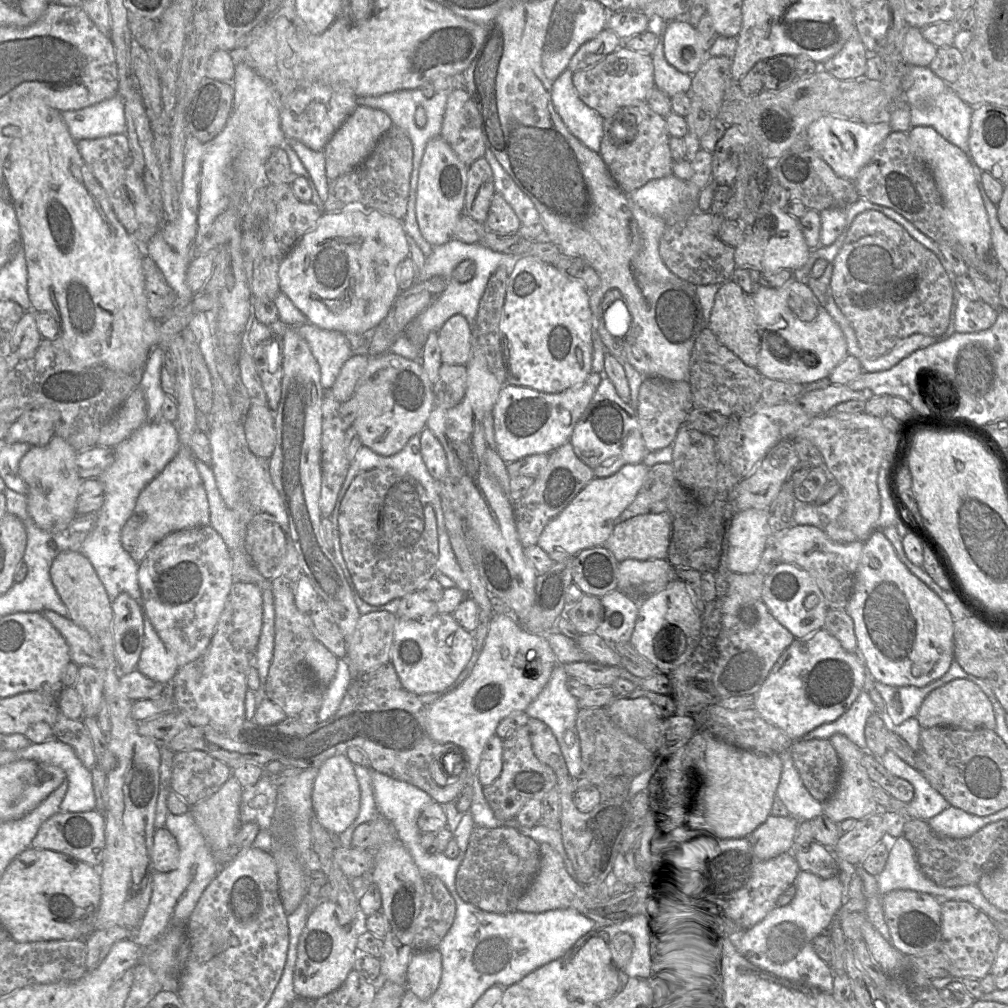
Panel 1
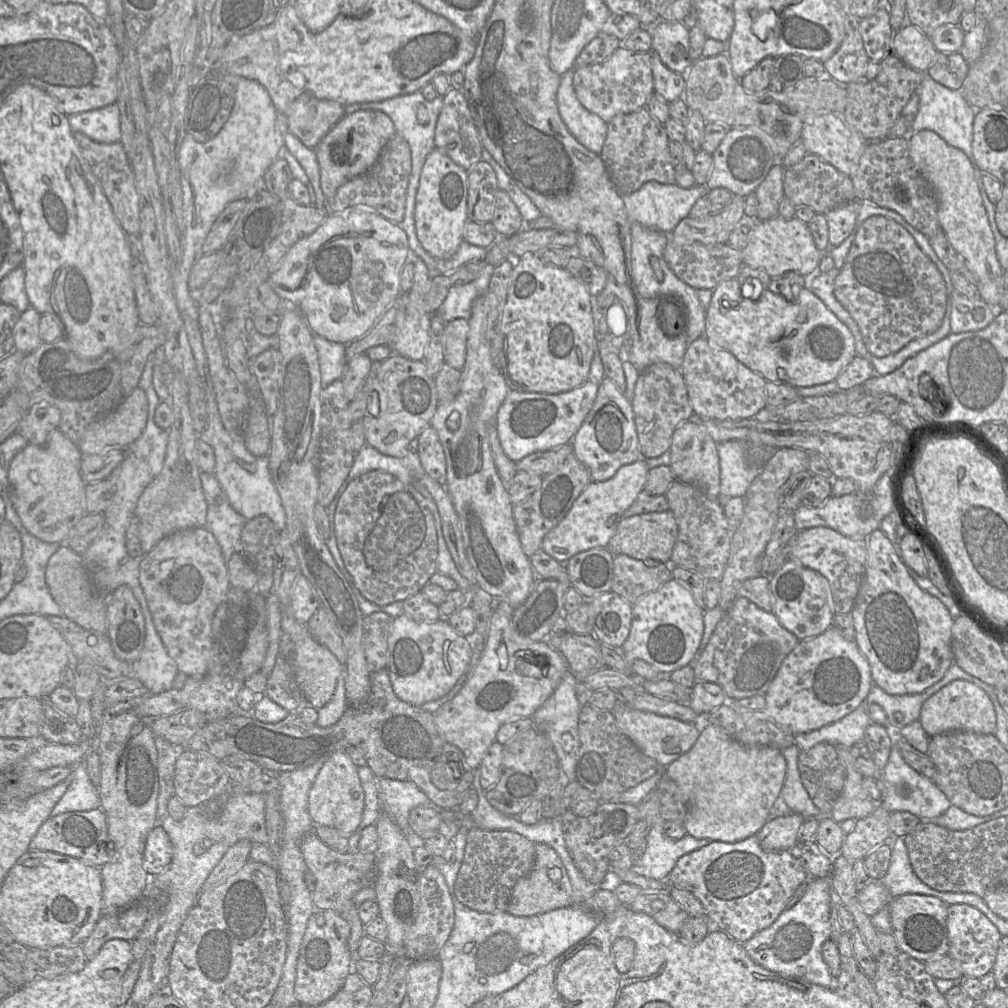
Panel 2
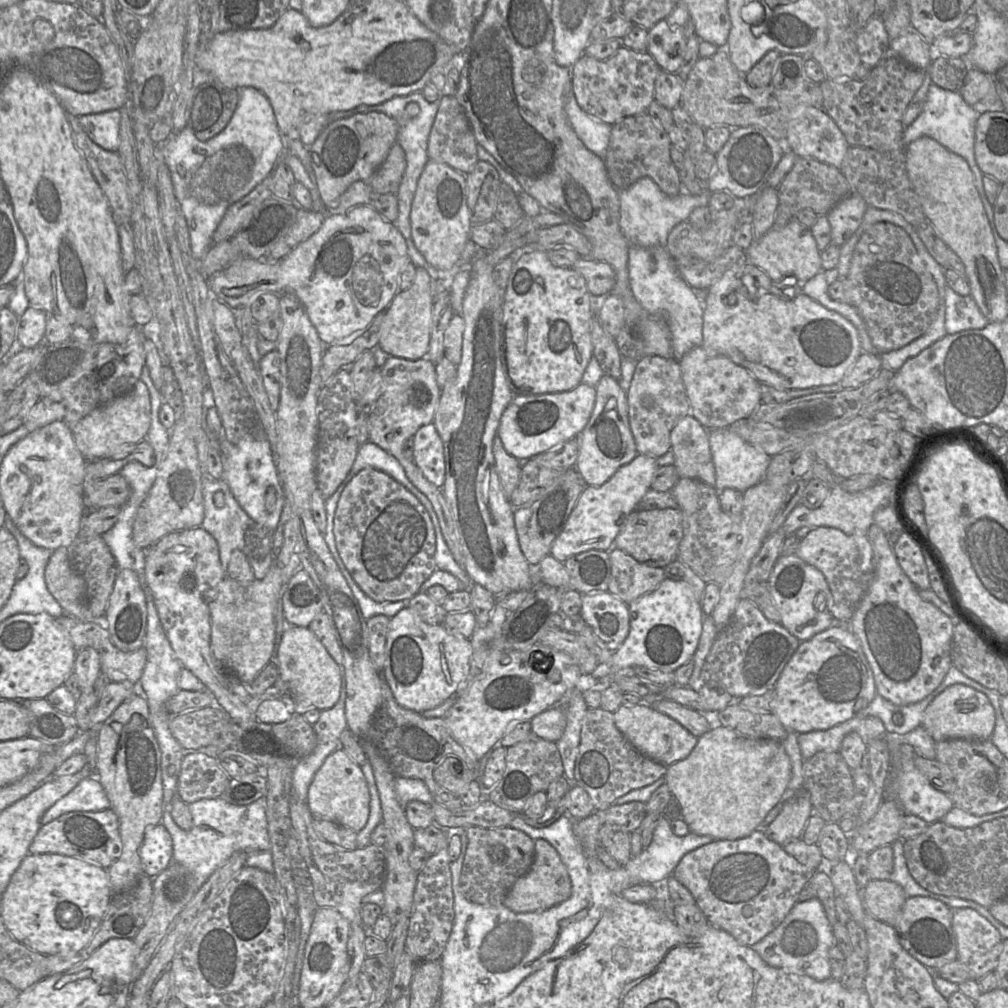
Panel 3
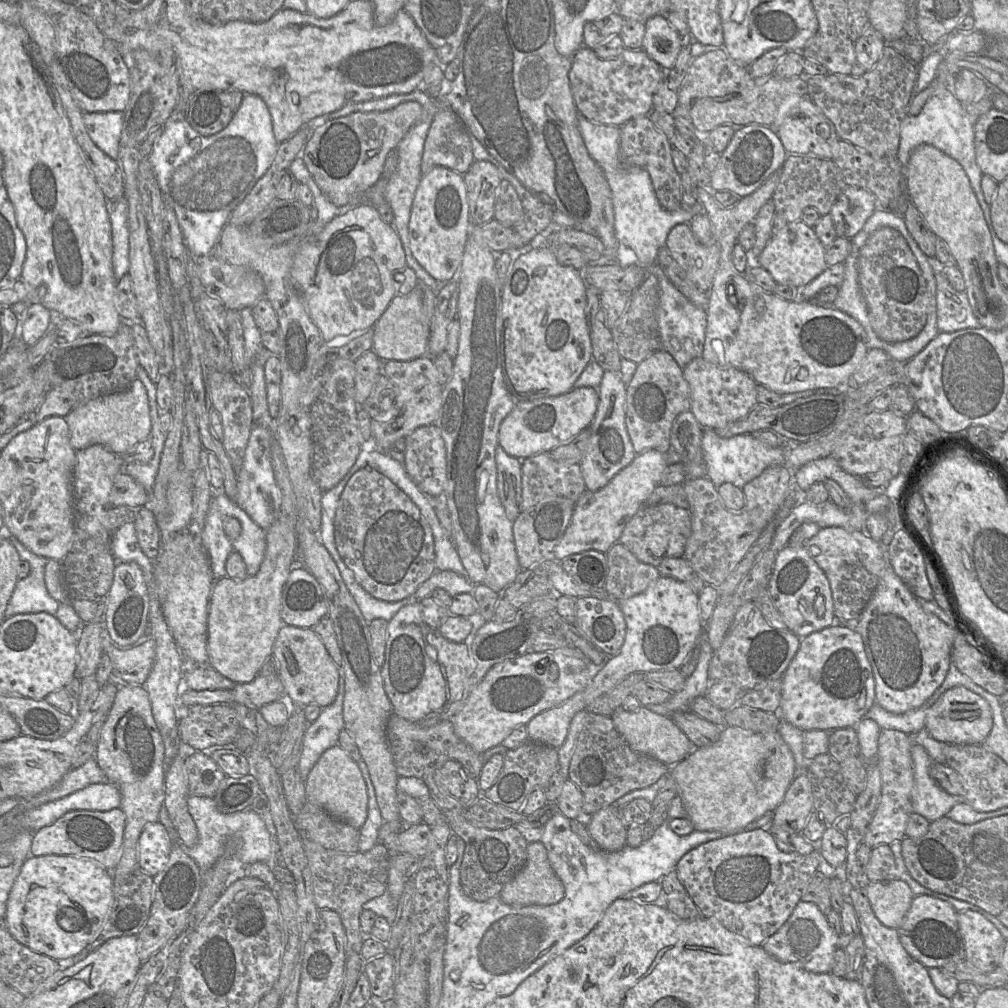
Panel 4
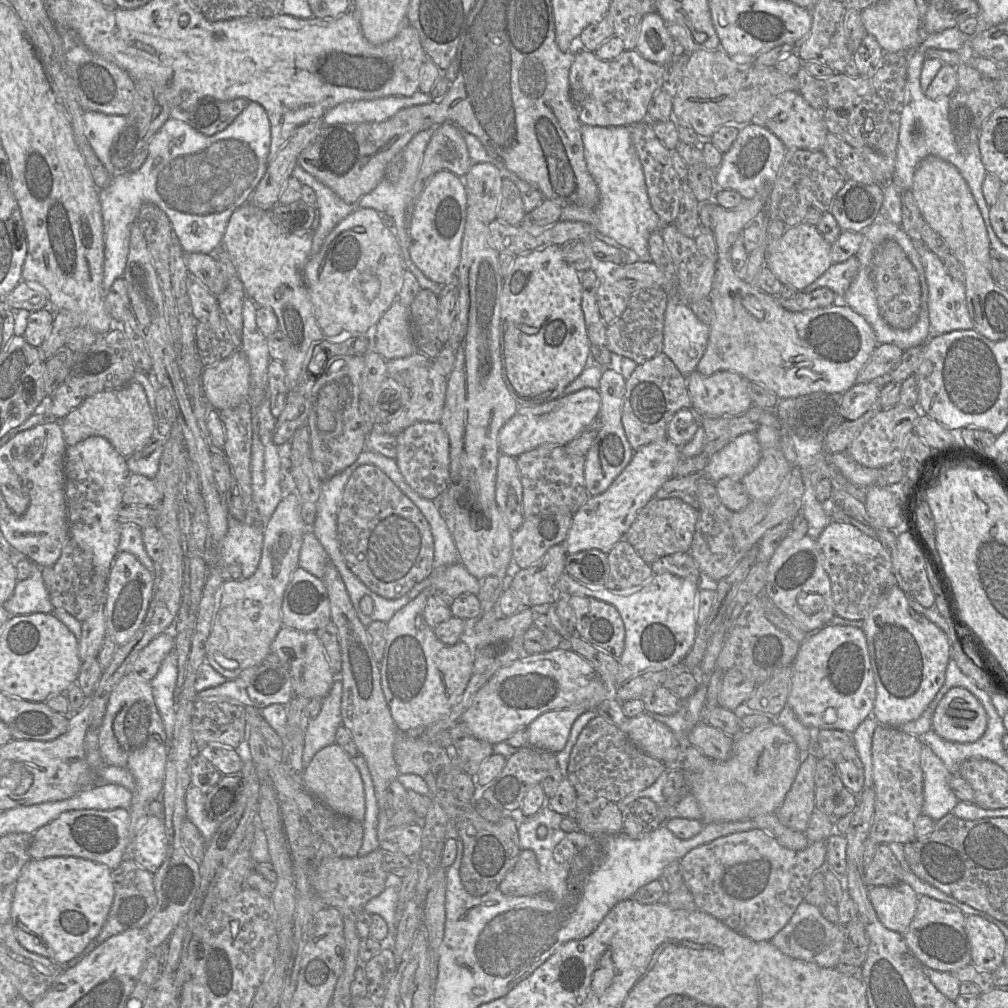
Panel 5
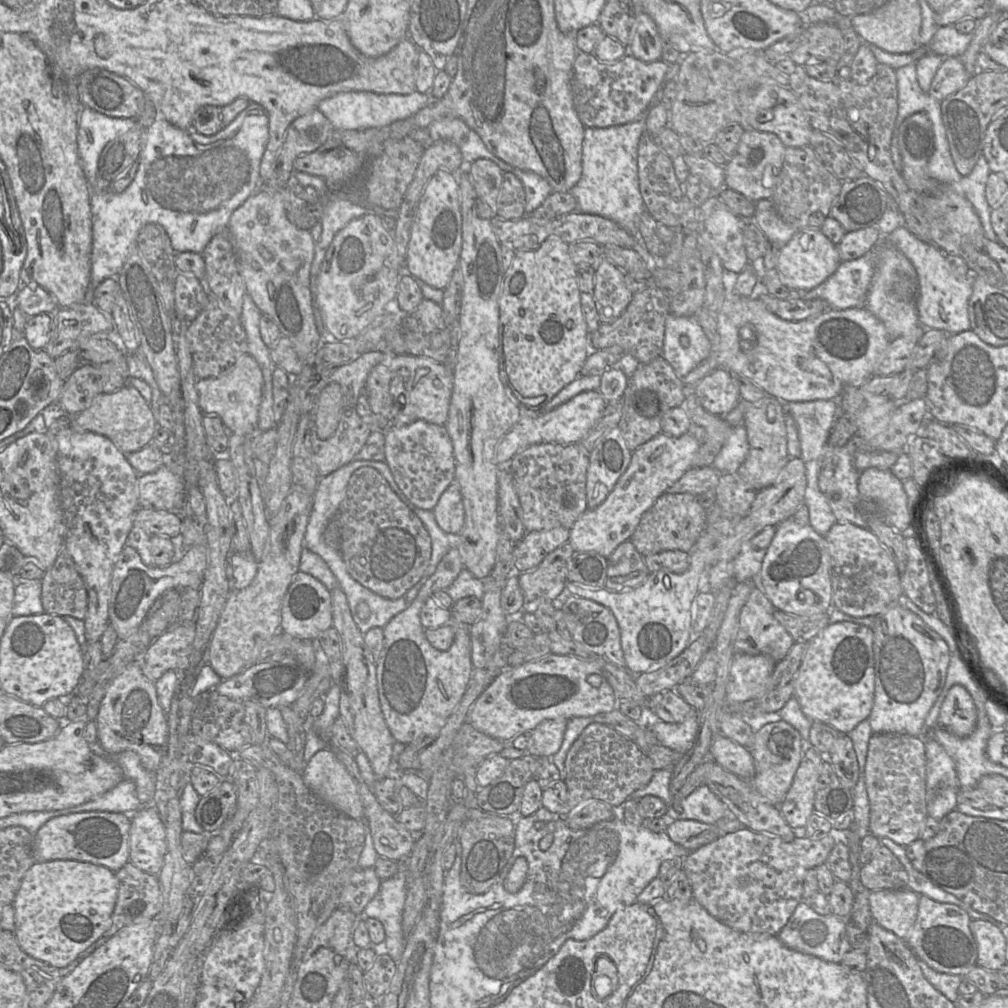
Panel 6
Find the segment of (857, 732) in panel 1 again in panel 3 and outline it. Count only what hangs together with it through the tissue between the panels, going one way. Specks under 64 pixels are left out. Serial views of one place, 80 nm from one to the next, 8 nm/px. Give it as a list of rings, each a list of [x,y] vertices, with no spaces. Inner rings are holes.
[[[854,716],[827,730],[815,730],[798,734],[798,743],[803,759],[812,757],[819,751],[839,752],[844,737],[851,732],[858,732],[862,719]]]

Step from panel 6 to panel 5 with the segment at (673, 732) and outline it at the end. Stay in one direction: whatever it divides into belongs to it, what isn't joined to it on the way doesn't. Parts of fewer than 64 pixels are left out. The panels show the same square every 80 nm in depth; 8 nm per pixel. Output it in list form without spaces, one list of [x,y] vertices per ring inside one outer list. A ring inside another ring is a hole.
[[[699,667],[691,673],[698,682],[698,688],[692,696],[681,700],[681,706],[675,714],[665,716],[646,710],[643,712],[666,724],[682,741],[686,741],[687,734],[698,722],[702,721],[702,708],[708,690],[708,676],[704,675]]]

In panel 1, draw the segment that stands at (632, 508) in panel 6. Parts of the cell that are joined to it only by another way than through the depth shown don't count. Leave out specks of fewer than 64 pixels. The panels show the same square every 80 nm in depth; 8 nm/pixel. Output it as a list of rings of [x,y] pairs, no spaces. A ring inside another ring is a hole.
[[[642,462],[626,464],[611,476],[593,478],[569,504],[544,527],[537,545],[554,562],[575,557],[578,552],[603,546],[613,531],[621,512],[634,500],[645,479],[647,470]]]

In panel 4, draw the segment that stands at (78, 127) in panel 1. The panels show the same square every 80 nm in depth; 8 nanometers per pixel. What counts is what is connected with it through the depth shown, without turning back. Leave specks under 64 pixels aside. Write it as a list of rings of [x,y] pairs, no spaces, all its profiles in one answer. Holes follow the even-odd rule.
[[[122,112],[84,113],[83,122],[95,145],[110,158],[117,160],[123,126]]]

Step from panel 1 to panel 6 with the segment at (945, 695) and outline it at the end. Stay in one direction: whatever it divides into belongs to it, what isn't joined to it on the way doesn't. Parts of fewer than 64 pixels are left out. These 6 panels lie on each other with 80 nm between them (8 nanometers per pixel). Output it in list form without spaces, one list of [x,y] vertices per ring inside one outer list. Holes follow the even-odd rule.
[[[955,684],[948,691],[936,726],[959,737],[967,737],[975,730],[976,707],[971,695],[962,685]]]

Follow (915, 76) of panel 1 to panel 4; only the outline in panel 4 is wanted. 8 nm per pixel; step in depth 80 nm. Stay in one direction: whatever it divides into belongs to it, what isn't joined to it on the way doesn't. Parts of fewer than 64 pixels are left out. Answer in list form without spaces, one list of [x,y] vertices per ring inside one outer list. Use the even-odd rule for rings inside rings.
[[[938,87],[918,115],[911,116],[908,114],[903,119],[897,158],[905,168],[911,153],[916,147],[921,144],[930,144],[956,160],[963,167],[969,178],[989,230],[994,230],[990,206],[987,204],[981,188],[983,173],[976,162],[974,125],[975,123],[971,122],[971,118],[966,113],[965,105],[955,96],[953,91],[946,87]]]

